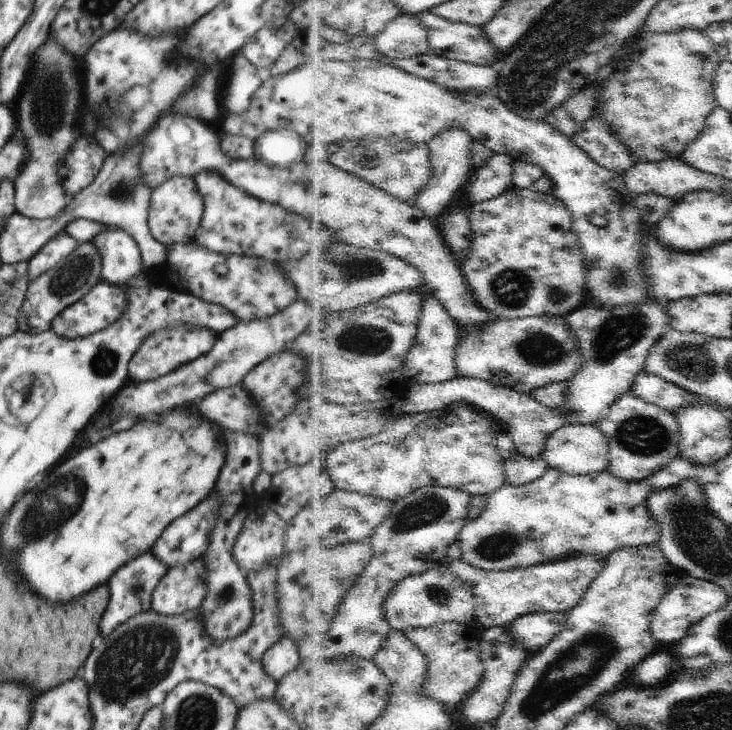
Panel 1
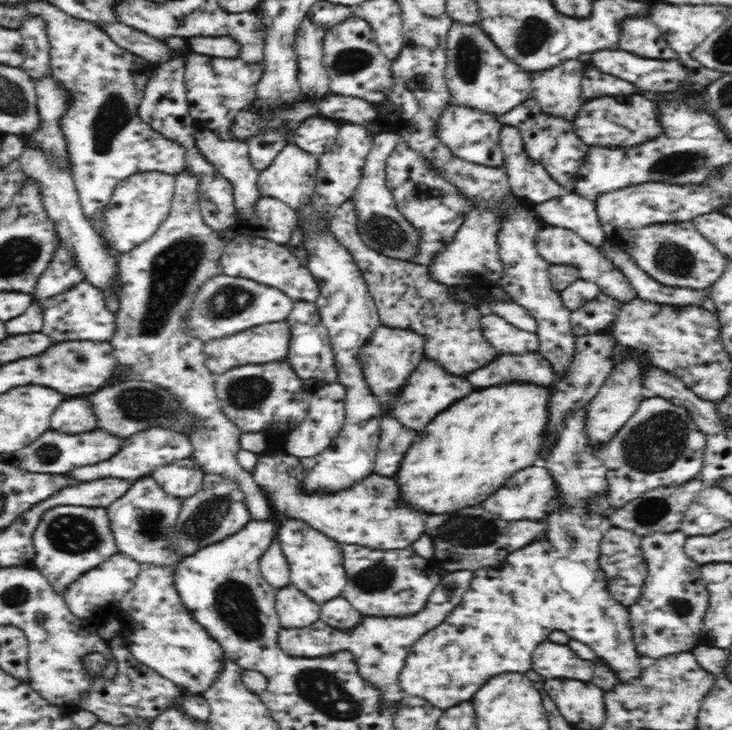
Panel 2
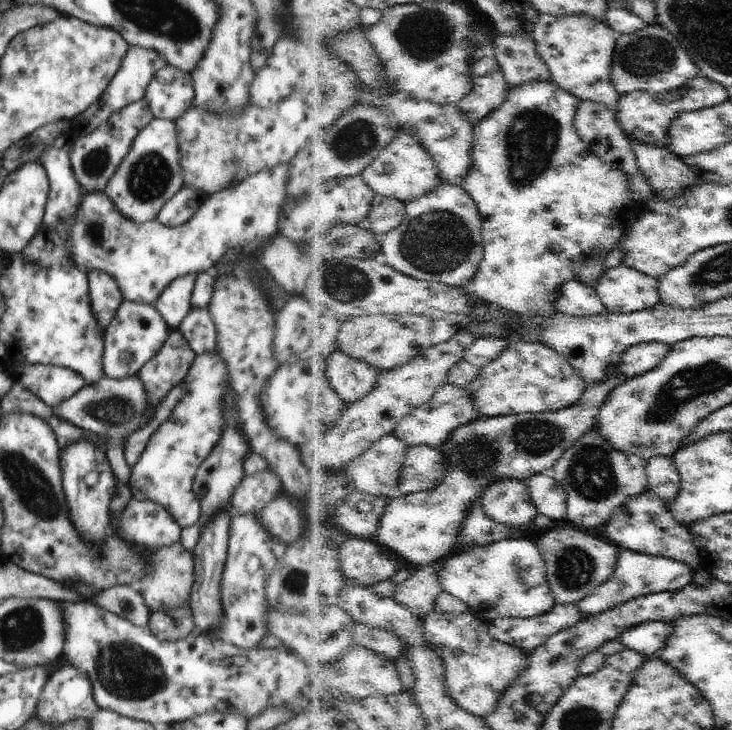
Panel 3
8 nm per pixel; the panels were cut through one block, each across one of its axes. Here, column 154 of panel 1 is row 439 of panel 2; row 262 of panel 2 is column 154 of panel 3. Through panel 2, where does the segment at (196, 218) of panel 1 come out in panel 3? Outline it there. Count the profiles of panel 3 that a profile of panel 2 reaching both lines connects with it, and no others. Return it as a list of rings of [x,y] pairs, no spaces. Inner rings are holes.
[[[154,117],[132,142],[128,154],[105,188],[108,198],[122,216],[137,223],[154,221],[162,206],[184,185],[175,121]]]

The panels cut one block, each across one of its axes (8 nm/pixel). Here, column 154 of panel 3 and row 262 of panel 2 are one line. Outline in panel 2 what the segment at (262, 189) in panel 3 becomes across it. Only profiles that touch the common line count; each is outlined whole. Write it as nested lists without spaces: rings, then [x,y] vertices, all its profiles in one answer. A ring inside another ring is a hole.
[[[238,235],[234,237],[222,253],[220,268],[225,276],[246,278],[277,288],[294,301],[314,303],[320,296],[320,287],[318,287],[316,278],[310,273],[307,266],[290,252],[286,245],[259,236]]]

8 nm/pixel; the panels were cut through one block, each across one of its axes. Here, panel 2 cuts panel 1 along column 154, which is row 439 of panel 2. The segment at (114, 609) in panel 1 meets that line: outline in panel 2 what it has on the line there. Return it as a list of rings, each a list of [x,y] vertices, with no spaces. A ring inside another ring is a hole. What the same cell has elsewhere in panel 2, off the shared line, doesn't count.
[[[587,407],[573,410],[567,415],[552,444],[552,456],[548,456],[548,460],[544,462],[560,493],[558,510],[544,516],[544,538],[520,550],[514,550],[498,568],[486,567],[473,571],[474,576],[468,590],[463,594],[462,602],[446,616],[442,624],[418,639],[405,659],[399,684],[407,696],[426,699],[444,711],[461,702],[470,701],[493,676],[502,673],[527,673],[531,669],[533,651],[554,630],[564,632],[570,639],[579,640],[590,647],[596,653],[597,659],[602,659],[612,668],[618,682],[628,683],[642,674],[646,662],[637,654],[634,645],[634,629],[630,625],[628,607],[609,595],[607,578],[599,567],[600,541],[613,526],[608,516],[589,512],[586,510],[586,502],[582,502],[606,495],[609,487],[607,468],[601,457],[596,455],[600,448],[593,446],[585,435],[586,414]]]

